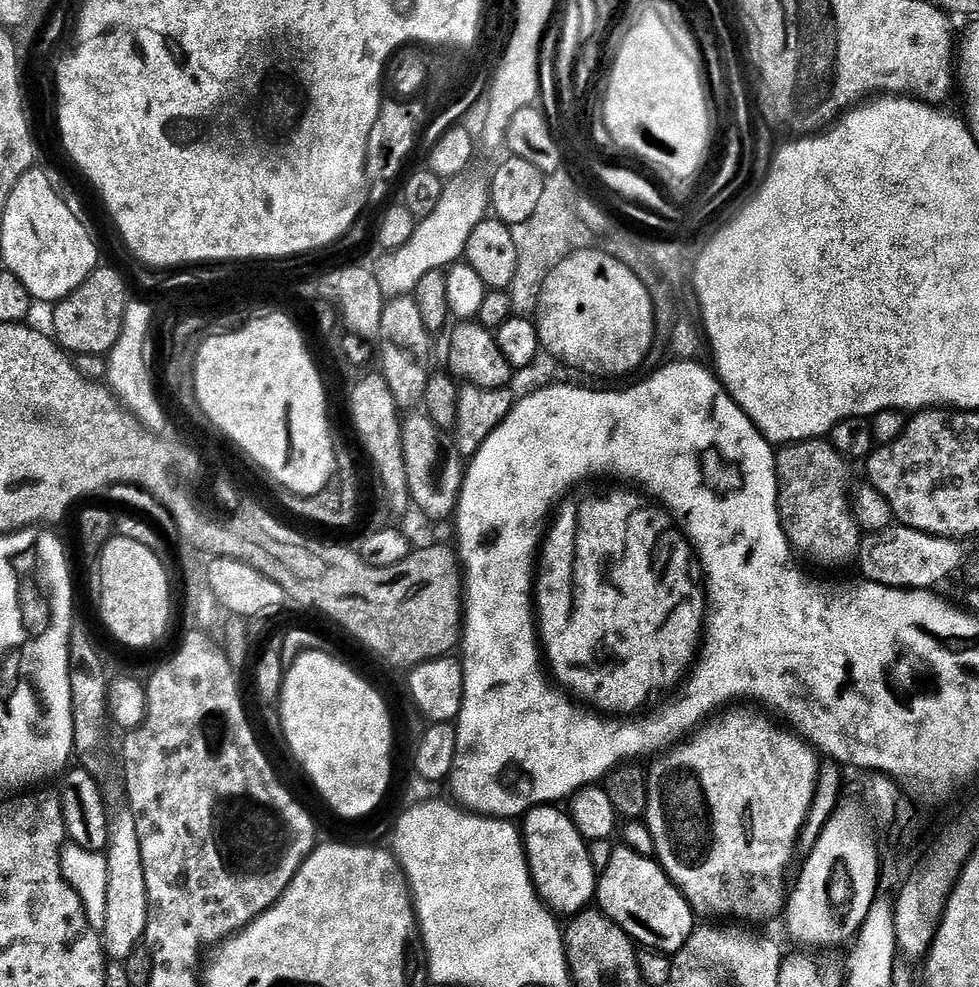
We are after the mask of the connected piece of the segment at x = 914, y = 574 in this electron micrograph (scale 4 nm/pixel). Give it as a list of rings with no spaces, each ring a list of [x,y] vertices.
[[[900,524],[865,535],[861,539],[858,565],[869,583],[888,588],[930,590],[956,571],[960,562],[963,563],[961,548],[959,541],[928,535]]]

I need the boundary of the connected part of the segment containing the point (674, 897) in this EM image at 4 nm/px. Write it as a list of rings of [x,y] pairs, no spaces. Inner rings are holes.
[[[617,846],[608,856],[596,881],[595,903],[637,945],[648,950],[675,954],[698,927],[698,917],[675,882],[665,874],[653,857]]]

